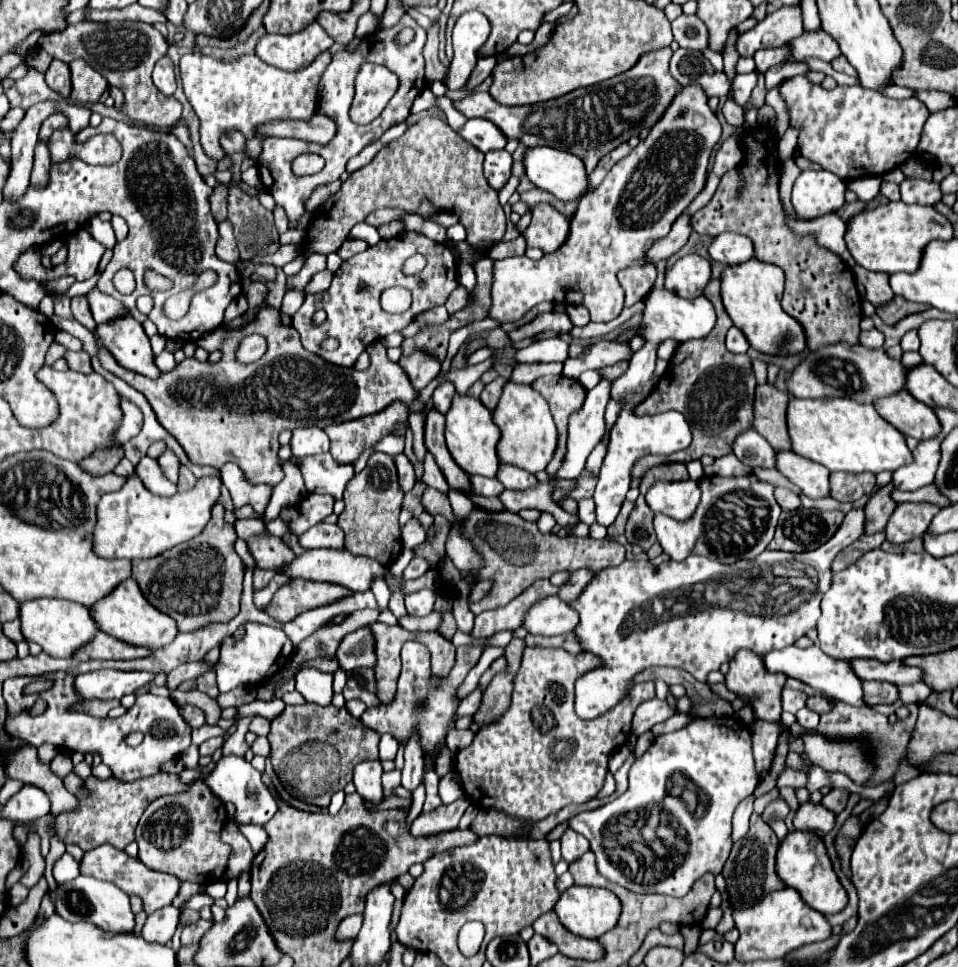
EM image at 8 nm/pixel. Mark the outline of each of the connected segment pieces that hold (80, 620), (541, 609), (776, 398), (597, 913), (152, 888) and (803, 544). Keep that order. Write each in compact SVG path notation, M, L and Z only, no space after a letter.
M43 597L43 599L21 601L19 603L19 621L21 621L21 633L23 633L25 641L39 643L47 655L63 657L63 659L73 657L73 653L77 649L81 649L81 645L91 641L95 637L95 633L99 631L95 621L91 619L89 609L83 605L77 605L73 601L67 601L67 599Z
M547 597L531 607L525 617L525 627L531 635L561 635L575 631L579 623L577 611L559 597Z
M769 383L757 385L753 429L761 433L775 451L791 449L787 433L787 403L789 395L785 391L779 391Z
M573 885L561 893L561 897L555 905L555 913L561 921L561 925L565 929L569 929L571 933L585 937L585 939L597 939L597 937L601 937L601 933L607 933L609 929L613 929L613 925L617 925L617 917L621 915L621 905L619 905L617 895L611 893L609 889Z
M99 845L91 851L85 851L85 855L81 859L81 873L109 881L109 883L117 885L119 889L123 889L127 895L137 895L143 901L145 913L153 913L165 905L171 905L171 901L175 899L175 895L179 891L177 877L173 877L169 873L159 873L159 871L147 869L139 859L129 857L125 851L119 851L113 845Z
M799 507L785 511L779 517L769 549L779 551L809 551L821 547L839 529L845 513L843 511L819 511Z

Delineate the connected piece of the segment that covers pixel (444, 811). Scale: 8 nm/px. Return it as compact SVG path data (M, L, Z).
M463 795L449 805L439 805L437 809L427 811L427 813L423 811L411 823L411 833L413 835L429 835L429 833L443 833L443 831L455 829L467 807L469 807L469 797Z

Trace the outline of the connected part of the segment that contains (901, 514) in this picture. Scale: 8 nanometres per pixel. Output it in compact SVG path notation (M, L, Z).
M899 503L885 529L887 541L907 543L915 537L921 537L937 513L939 507L933 503Z

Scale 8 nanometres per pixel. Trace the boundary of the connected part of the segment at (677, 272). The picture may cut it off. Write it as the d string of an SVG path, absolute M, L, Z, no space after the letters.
M685 255L671 269L665 271L665 289L677 293L679 297L693 299L703 293L709 277L711 267L705 257Z

